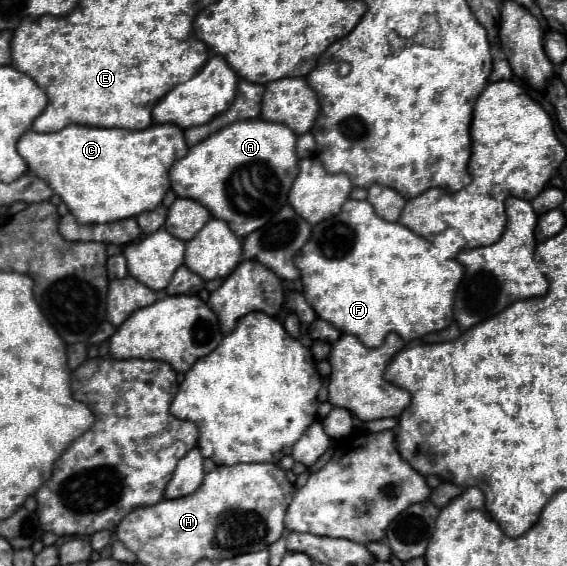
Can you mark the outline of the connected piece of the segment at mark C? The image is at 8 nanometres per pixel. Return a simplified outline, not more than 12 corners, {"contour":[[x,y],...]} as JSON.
{"contour":[[172,123],[26,131],[80,223],[154,211],[188,153]]}

